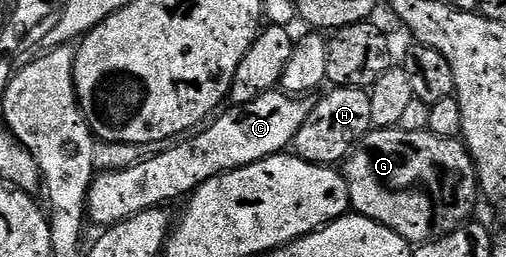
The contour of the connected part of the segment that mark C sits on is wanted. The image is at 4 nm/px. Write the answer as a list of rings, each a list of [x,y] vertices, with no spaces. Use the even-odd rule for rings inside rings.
[[[279,89],[267,91],[248,103],[228,106],[224,115],[216,114],[194,137],[172,142],[161,153],[131,167],[96,174],[87,193],[86,218],[106,229],[151,207],[163,207],[170,199],[182,200],[202,183],[221,173],[286,152],[309,117],[313,106],[312,100],[309,100],[288,95]]]

